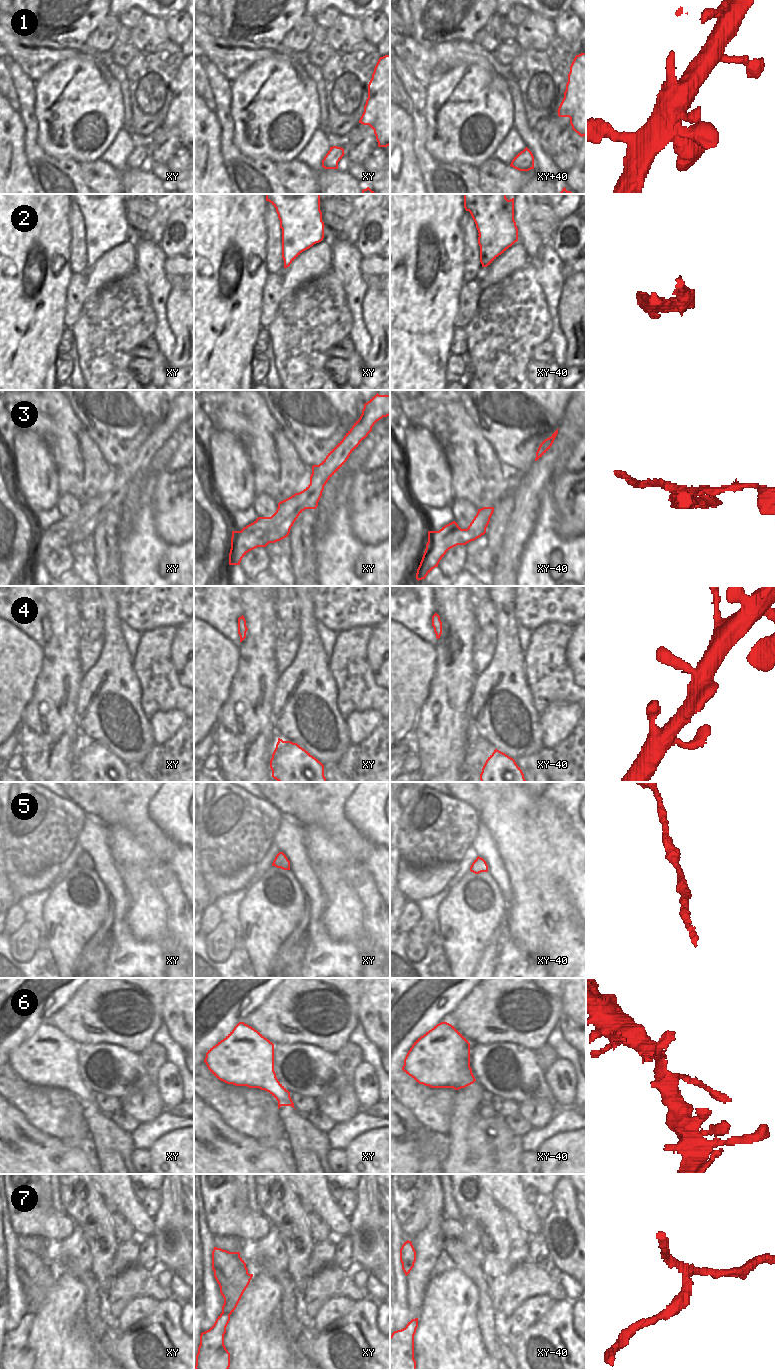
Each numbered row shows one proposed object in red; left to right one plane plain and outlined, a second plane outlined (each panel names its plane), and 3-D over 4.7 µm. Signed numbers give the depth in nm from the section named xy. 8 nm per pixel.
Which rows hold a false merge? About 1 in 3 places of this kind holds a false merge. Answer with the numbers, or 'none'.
2, 3, 7

